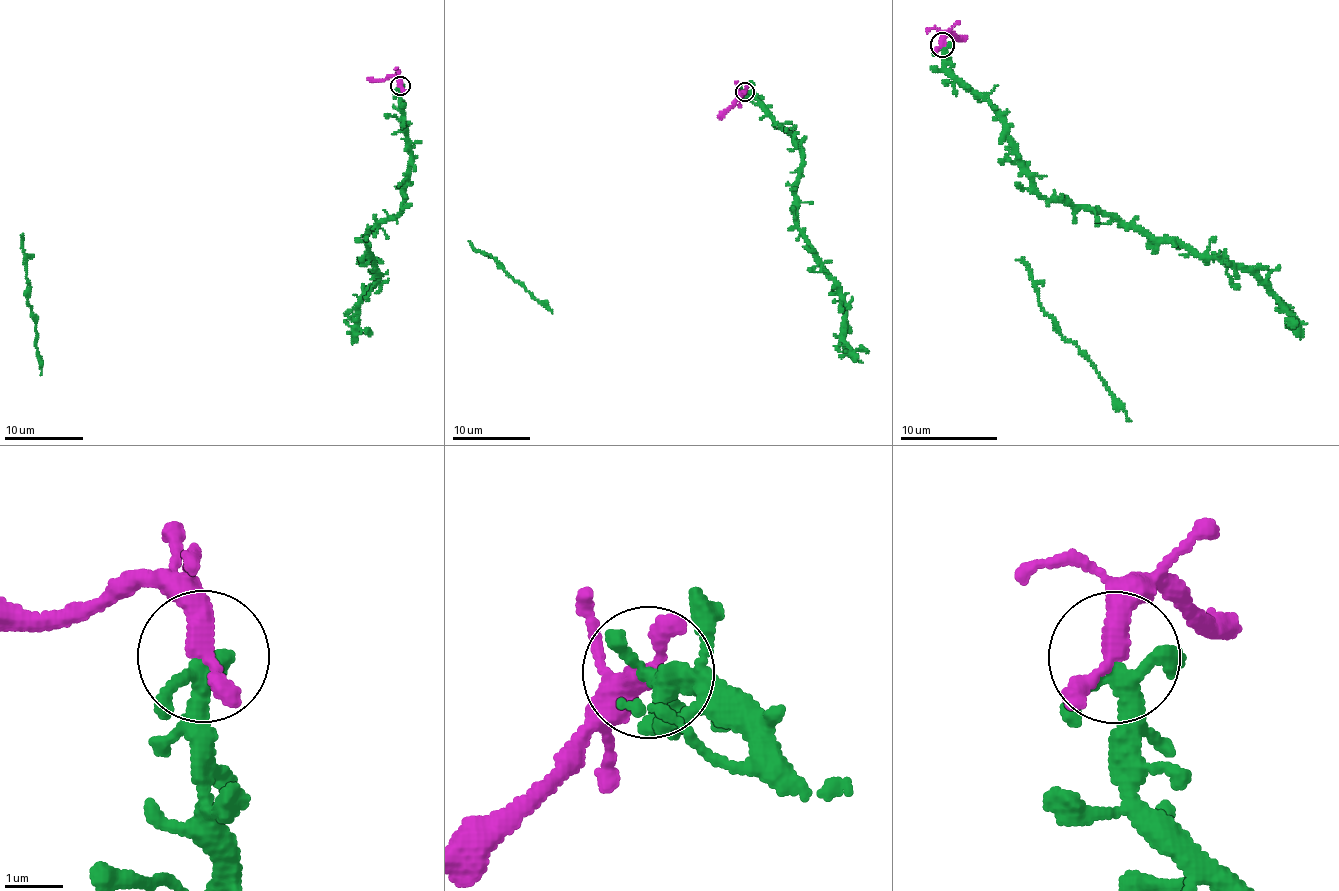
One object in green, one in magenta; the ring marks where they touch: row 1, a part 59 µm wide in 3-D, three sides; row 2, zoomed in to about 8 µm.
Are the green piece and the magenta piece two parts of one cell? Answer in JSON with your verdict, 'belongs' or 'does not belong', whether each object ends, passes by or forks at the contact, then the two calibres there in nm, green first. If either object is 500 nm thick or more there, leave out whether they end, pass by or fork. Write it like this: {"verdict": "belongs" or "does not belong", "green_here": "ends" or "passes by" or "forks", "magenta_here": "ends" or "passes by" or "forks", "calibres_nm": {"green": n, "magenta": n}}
{"verdict": "belongs", "green_here": "forks", "magenta_here": "ends", "calibres_nm": {"green": 220, "magenta": 460}}

